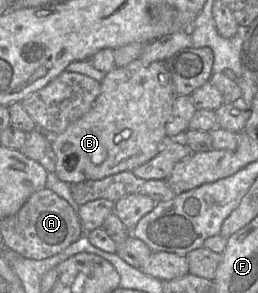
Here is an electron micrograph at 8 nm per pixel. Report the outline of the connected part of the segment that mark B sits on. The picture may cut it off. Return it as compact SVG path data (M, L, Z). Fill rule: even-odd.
M136 59L106 73L100 85L100 94L89 112L70 124L64 132L51 137L51 147L56 156L55 174L60 181L69 185L132 172L153 159L167 141L166 123L172 113L176 95L165 62L156 61L144 65Z

